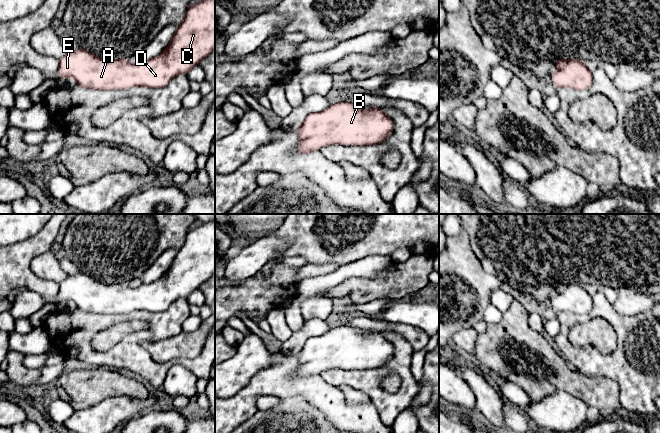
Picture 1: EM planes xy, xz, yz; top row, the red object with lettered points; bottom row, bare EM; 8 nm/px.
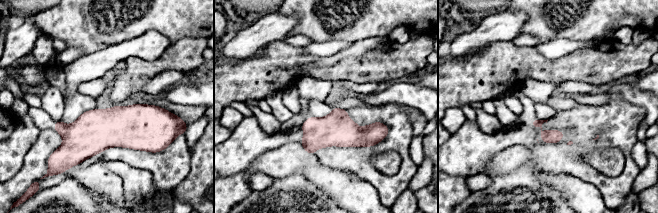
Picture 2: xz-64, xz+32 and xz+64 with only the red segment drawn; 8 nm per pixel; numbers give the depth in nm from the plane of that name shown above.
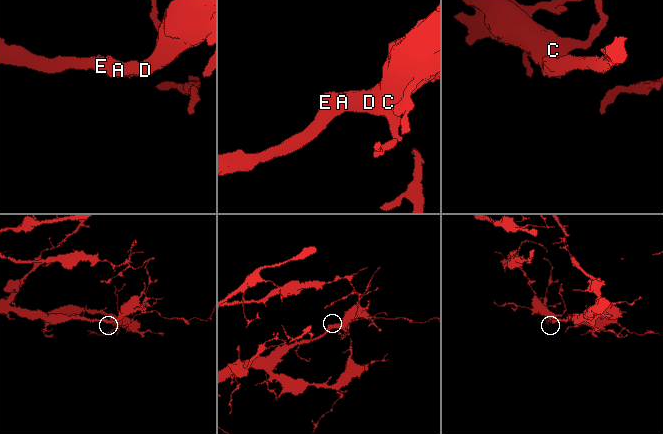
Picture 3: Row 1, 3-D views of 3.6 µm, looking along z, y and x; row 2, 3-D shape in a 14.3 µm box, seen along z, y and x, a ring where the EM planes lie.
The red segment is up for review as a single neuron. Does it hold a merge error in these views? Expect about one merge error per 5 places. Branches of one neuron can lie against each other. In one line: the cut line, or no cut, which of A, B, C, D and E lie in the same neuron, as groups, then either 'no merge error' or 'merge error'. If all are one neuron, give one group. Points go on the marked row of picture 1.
no cut | A B C D E | no merge error

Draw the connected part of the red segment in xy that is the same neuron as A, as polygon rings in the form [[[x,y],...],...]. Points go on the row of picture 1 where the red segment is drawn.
[[[215,0],[189,5],[168,47],[155,58],[130,64],[128,58],[104,60],[83,48],[68,52],[59,60],[58,78],[72,77],[83,88],[110,90],[135,86],[161,88],[180,74],[187,74],[215,49]]]

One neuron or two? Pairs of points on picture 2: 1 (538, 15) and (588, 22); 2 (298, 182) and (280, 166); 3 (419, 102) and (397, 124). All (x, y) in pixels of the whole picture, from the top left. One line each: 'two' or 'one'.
1: one
2: two
3: two

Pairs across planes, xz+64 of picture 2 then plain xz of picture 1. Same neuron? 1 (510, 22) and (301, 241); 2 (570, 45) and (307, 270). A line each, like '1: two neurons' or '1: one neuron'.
1: two neurons
2: one neuron

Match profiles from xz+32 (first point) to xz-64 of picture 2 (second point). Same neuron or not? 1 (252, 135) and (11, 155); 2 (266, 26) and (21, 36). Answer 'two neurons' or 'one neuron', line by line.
1: one neuron
2: one neuron

